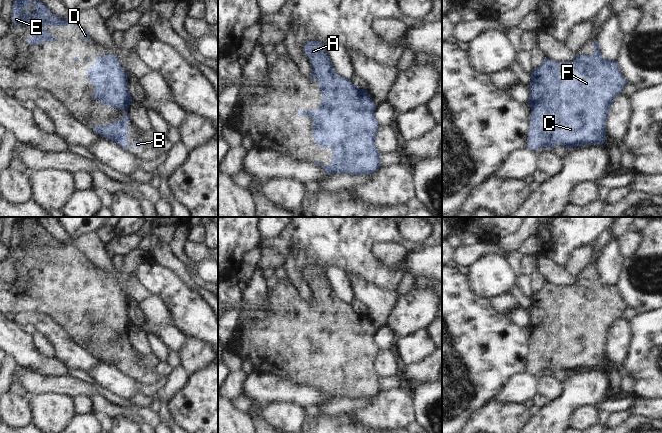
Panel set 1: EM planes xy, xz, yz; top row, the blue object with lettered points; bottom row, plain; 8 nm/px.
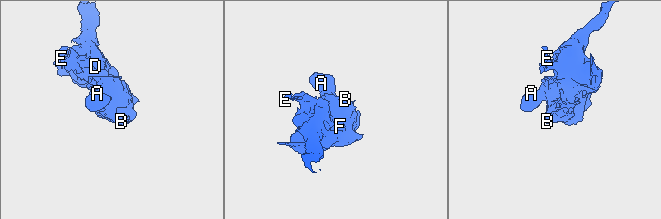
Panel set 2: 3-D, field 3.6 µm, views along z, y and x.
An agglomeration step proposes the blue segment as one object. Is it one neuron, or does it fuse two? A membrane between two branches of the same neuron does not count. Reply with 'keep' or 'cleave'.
keep

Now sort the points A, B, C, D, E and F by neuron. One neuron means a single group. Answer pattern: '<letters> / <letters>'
A B C D E F

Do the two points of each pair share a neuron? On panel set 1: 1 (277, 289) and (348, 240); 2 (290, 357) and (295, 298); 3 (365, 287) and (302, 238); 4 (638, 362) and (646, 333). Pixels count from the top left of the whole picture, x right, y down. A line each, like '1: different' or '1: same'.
1: different
2: same
3: different
4: same

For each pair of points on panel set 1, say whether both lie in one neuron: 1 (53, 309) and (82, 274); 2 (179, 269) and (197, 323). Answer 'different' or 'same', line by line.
1: same
2: different

